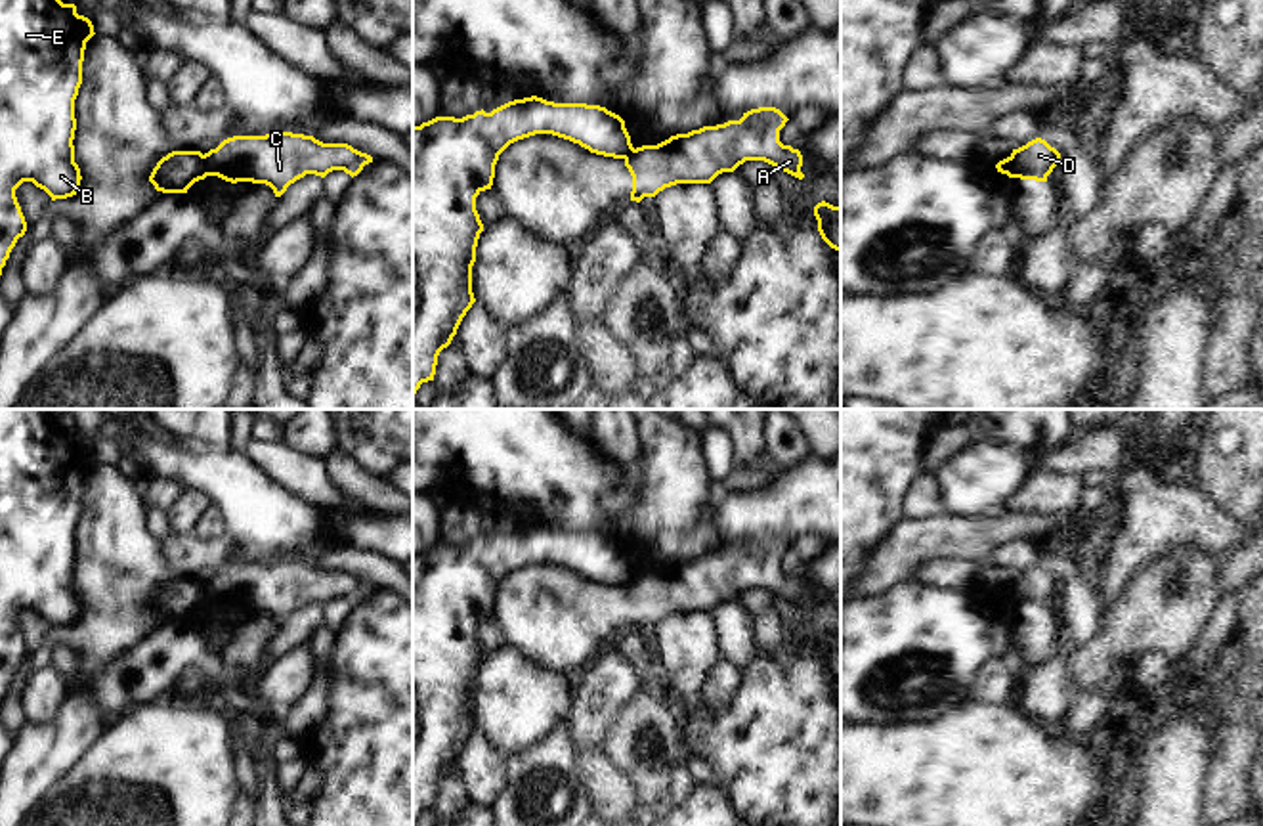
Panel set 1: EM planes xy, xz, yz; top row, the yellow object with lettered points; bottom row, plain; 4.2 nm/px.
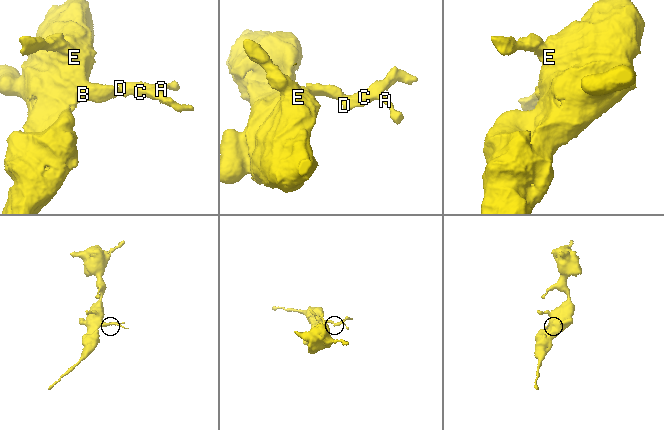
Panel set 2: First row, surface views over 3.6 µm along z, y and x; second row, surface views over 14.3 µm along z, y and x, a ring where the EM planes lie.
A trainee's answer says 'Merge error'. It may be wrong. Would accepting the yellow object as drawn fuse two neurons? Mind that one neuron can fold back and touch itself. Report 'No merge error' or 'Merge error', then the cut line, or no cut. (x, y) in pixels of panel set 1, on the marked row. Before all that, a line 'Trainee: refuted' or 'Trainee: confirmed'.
Trainee: confirmed
Merge error. Split along xy (201, 155), (209, 174)

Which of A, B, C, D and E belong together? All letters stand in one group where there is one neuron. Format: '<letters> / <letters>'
A C D / B E

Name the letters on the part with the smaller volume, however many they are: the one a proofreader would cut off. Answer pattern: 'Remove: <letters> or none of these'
Remove: A, C, D

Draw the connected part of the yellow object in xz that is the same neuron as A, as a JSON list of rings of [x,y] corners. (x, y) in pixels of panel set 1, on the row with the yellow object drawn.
[[[759,107],[739,120],[676,134],[657,145],[642,145],[625,157],[632,176],[631,201],[655,197],[676,184],[711,184],[745,161],[764,161],[799,180],[803,155],[780,141],[789,119],[776,107]]]

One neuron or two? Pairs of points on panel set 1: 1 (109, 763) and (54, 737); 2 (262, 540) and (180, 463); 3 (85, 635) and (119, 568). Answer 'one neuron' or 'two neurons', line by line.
1: two neurons
2: one neuron
3: one neuron

